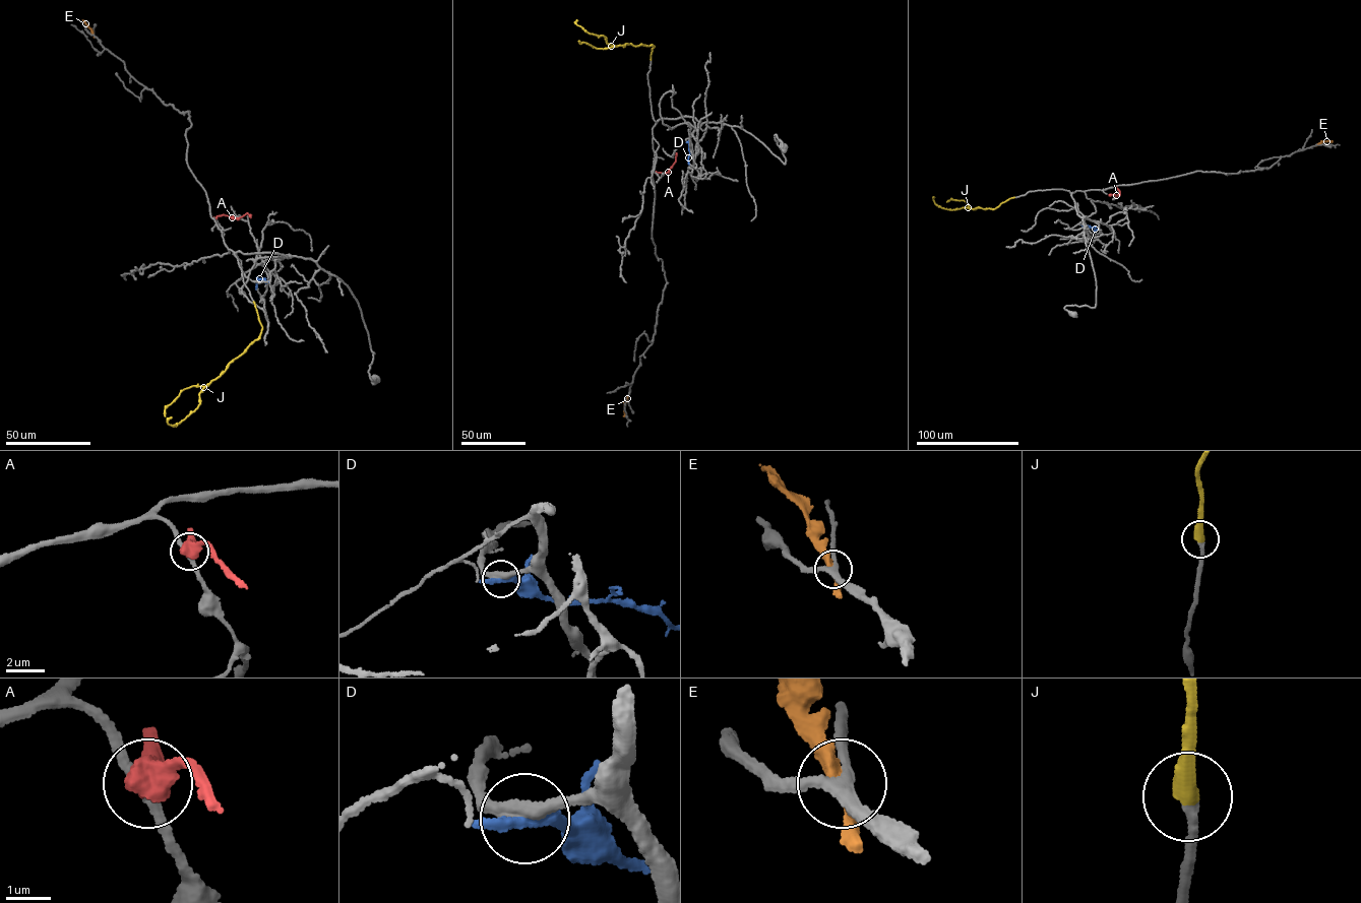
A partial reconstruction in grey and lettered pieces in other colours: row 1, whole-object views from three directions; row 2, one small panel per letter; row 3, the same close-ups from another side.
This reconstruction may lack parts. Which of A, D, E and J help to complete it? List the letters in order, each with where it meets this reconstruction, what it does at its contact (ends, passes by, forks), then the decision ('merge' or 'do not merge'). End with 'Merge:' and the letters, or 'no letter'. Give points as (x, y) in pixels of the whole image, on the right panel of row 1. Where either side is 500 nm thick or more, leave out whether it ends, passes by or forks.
A: contact (1116, 188); do not merge
D: contact (1080, 224); it passes by; do not merge
E: contact (1316, 145); it passes by; do not merge
J: contact (1014, 197); it ends; merge
Merge: J

